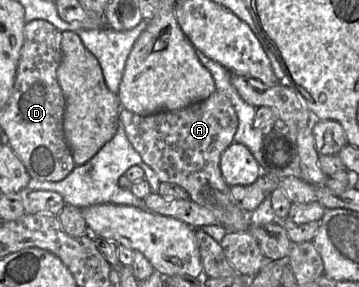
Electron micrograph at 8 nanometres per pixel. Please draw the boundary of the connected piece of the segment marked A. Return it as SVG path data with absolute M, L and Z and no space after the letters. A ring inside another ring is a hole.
M215 90L208 98L183 109L163 111L147 116L140 116L126 109L121 109L119 120L124 126L129 142L139 153L143 162L156 173L160 182L176 184L183 188L191 201L211 211L219 220L219 225L228 232L249 231L251 212L241 209L235 204L230 186L226 184L220 172L221 154L233 143L238 128L236 111L224 93Z

